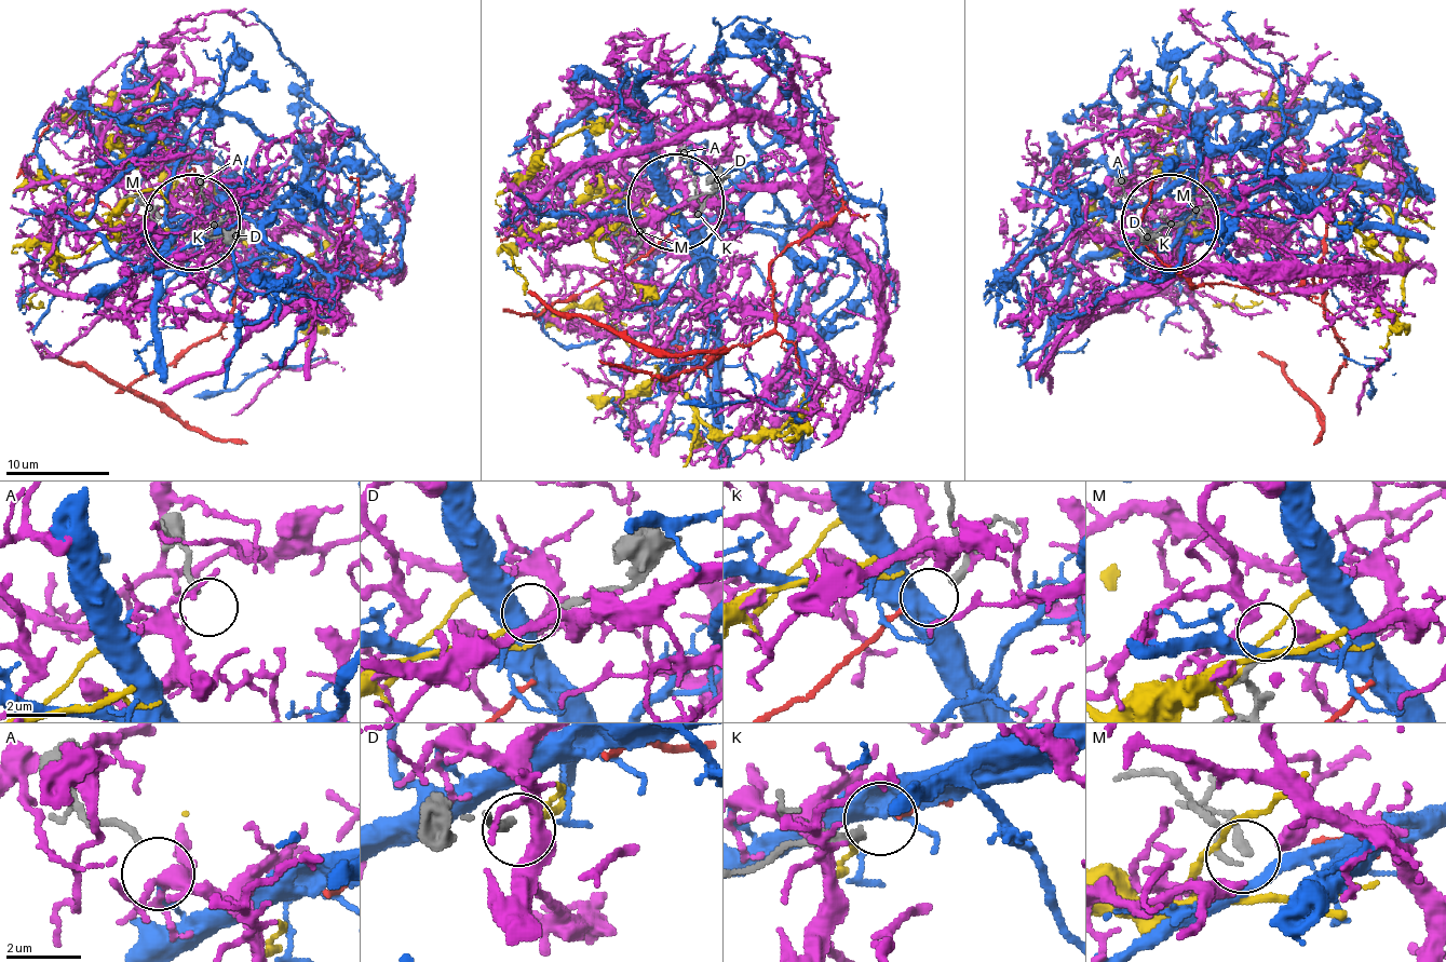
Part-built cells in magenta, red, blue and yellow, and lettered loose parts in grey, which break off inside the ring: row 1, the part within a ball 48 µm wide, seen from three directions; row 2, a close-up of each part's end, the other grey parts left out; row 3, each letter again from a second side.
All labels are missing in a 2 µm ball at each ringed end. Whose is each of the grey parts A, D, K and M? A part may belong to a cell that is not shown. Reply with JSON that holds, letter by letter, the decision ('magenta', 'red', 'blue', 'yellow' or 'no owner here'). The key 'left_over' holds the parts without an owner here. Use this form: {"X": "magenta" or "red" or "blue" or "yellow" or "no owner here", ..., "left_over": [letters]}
{"A": "no owner here", "D": "yellow", "K": "red", "M": "magenta", "left_over": ["A"]}

